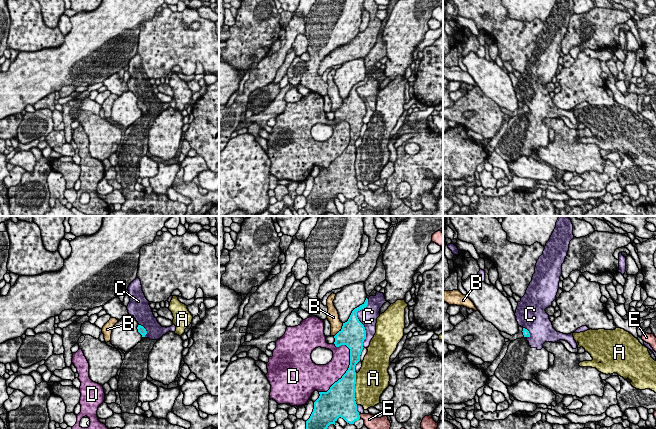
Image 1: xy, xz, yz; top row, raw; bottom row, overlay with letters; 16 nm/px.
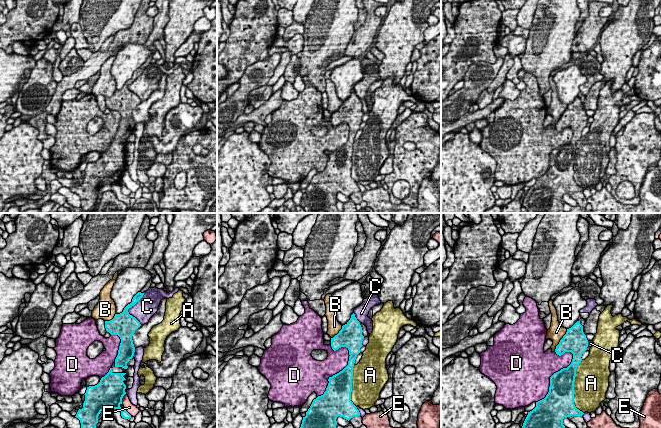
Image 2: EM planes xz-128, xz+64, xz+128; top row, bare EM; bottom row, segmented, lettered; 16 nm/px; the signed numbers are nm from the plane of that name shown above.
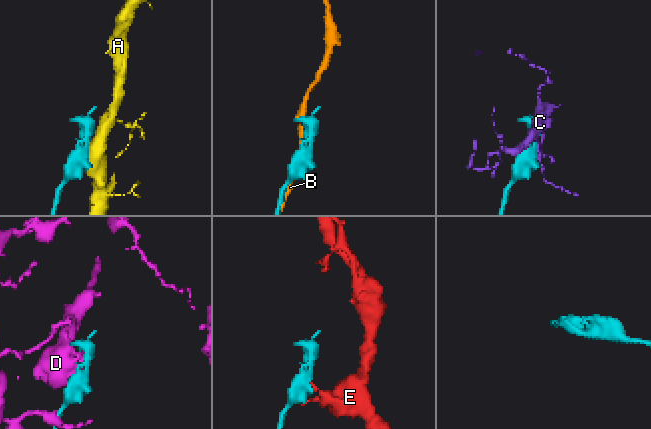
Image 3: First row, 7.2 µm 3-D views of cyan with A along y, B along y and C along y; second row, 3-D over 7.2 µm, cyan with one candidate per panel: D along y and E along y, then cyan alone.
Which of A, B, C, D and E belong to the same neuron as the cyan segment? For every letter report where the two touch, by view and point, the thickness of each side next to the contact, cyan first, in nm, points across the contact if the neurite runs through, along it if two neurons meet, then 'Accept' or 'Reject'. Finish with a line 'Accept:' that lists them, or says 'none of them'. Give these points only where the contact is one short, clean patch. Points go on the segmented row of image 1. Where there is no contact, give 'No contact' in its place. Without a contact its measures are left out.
A: Touches cyan at xz (354, 389). Thickness 440 nm (cyan) against 460 nm. Reject
B: Touches cyan at xz (341, 330). Thickness 400 nm (cyan) against 190 nm. Reject
C: Touches cyan at xz (360, 322). Thickness 400 nm (cyan) against 300 nm. Reject
D: Touches cyan at xz (346, 372). Thickness 320 nm (cyan) against 320 nm. Reject
E: Touches cyan at xz (359, 415). Thickness 340 nm (cyan) against 200 nm. Boundary: xz (358, 413), (360, 417). Reject
Accept: none of them

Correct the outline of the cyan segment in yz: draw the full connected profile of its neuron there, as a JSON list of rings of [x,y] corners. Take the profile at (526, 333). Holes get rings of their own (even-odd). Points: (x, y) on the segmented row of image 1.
[[[519,326],[519,332],[515,335],[509,335],[505,332],[501,332],[500,331],[500,334],[505,338],[505,339],[509,339],[510,341],[514,341],[516,339],[521,339],[523,337],[530,337],[530,333],[527,329]]]

